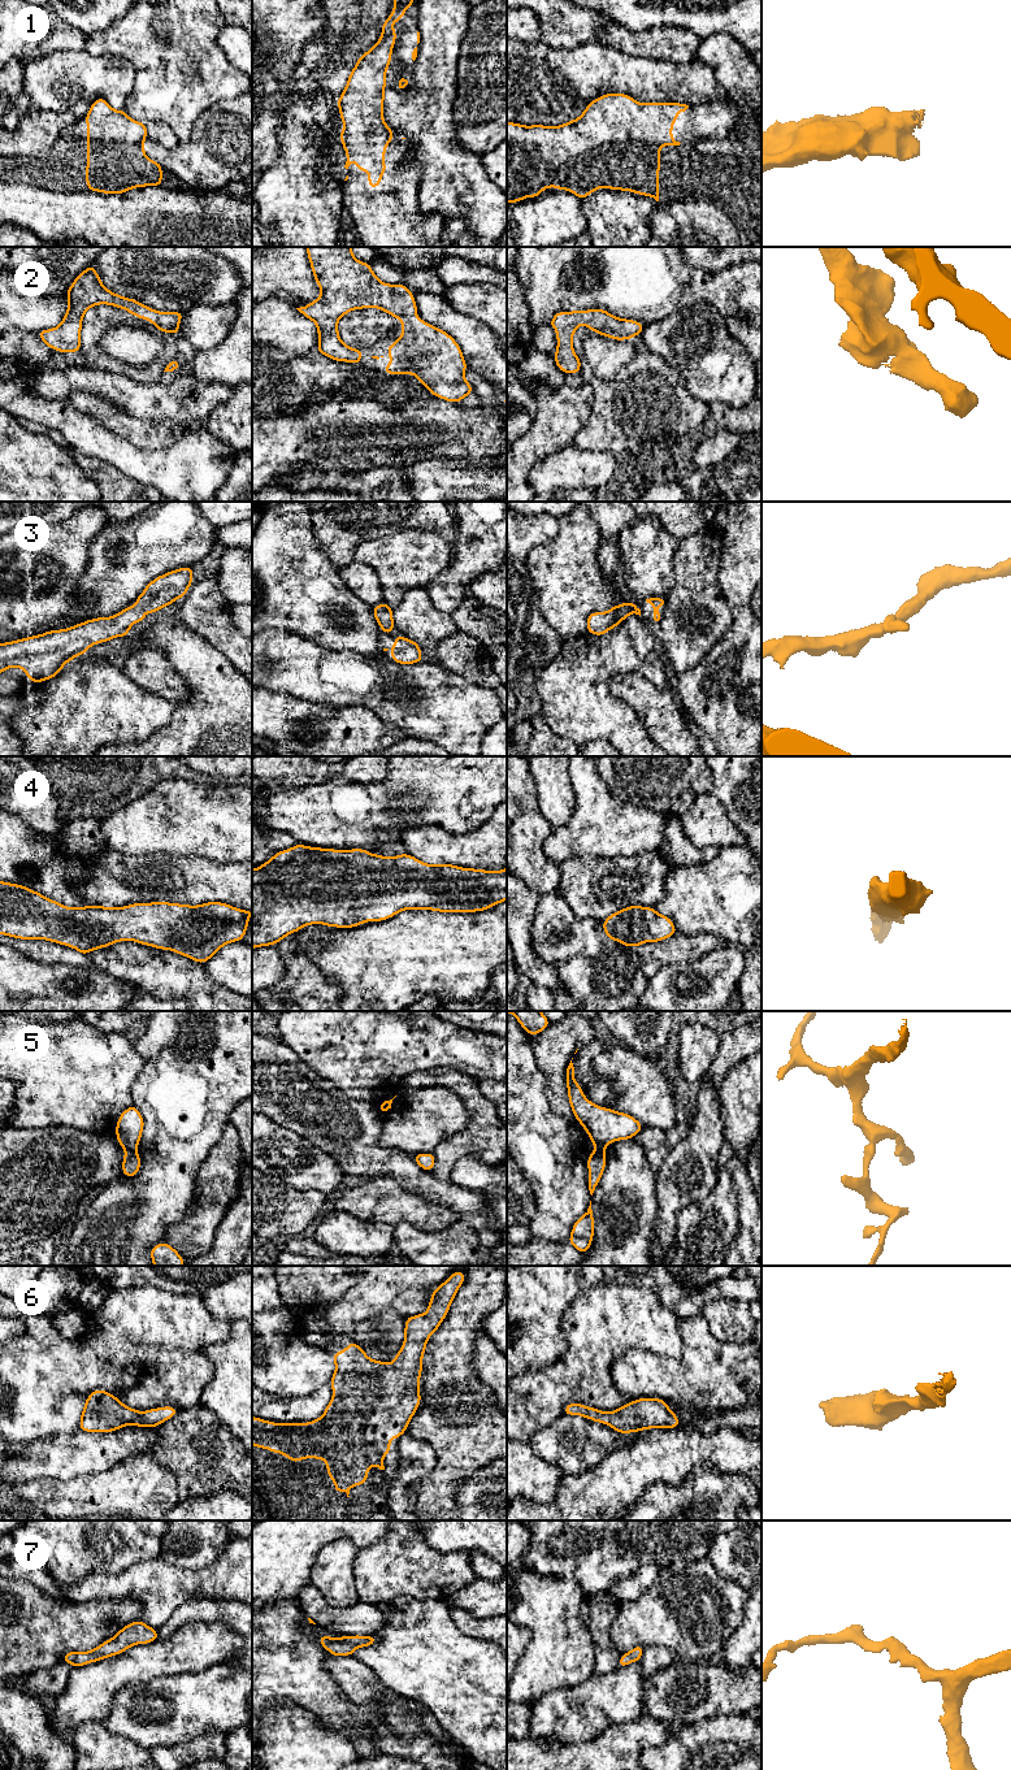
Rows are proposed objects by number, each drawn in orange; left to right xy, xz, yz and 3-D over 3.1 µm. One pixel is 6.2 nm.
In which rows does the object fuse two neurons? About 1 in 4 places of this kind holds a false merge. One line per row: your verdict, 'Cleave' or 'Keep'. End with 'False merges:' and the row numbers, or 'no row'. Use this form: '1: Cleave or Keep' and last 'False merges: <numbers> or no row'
1: Keep
2: Keep
3: Keep
4: Keep
5: Cleave
6: Keep
7: Keep
False merges: 5

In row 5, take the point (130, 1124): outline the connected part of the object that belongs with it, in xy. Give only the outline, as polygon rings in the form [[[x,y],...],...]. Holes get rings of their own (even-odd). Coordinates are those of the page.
[[[134,1105],[120,1115],[116,1125],[116,1137],[125,1151],[136,1151],[143,1128],[143,1116]]]

